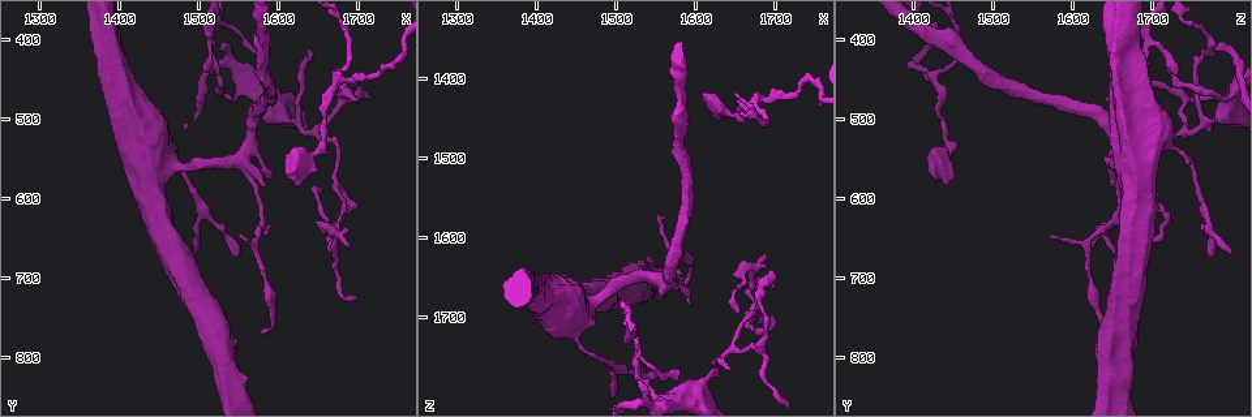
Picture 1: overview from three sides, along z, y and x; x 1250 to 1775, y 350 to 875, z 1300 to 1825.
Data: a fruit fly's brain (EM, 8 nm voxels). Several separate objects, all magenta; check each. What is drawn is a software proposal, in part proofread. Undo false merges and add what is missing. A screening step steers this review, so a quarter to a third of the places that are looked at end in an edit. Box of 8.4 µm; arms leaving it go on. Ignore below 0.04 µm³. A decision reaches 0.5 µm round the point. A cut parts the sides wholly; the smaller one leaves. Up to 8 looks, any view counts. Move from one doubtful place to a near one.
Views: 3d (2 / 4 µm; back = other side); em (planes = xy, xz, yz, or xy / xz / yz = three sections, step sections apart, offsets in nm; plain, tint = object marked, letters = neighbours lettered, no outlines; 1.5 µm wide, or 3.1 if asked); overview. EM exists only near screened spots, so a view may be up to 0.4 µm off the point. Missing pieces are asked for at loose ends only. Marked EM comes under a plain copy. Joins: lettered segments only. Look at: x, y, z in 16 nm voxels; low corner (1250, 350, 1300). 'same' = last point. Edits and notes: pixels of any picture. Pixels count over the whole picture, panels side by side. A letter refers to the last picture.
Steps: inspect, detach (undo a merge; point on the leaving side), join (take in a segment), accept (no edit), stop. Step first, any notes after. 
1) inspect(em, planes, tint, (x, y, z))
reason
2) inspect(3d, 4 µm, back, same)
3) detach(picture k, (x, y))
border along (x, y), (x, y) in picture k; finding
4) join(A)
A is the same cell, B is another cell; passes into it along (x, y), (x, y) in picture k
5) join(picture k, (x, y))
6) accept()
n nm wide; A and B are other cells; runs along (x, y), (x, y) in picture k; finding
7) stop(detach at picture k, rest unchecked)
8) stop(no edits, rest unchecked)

inspect(3d, 4 µm, (1645, 515, 1740))
sudden change in width

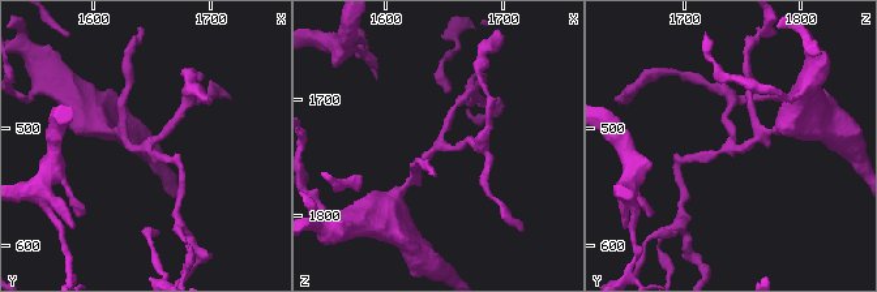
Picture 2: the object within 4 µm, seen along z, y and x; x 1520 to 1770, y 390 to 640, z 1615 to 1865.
inspect(em, yz, step 4, tint, (1646, 514, 1740))
shape alone is not enough

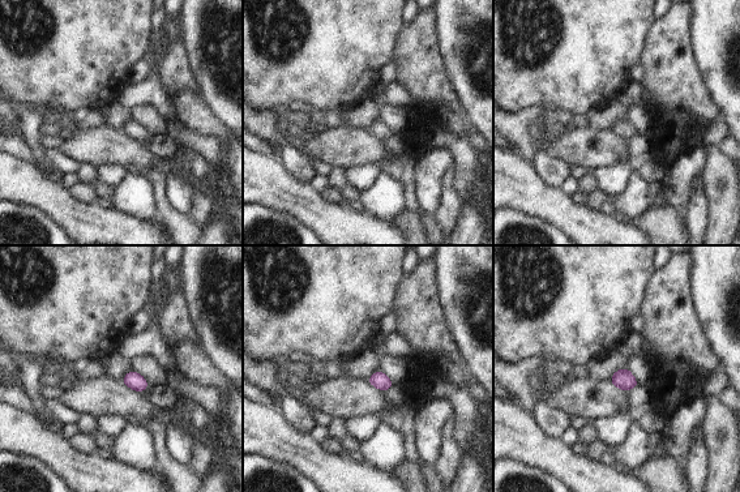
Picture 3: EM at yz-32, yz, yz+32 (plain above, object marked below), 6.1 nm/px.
inspect(em, xz, step 4, letters, same)

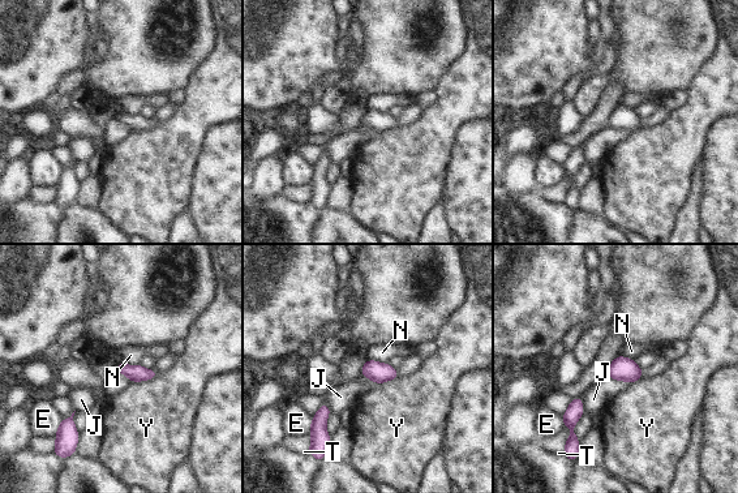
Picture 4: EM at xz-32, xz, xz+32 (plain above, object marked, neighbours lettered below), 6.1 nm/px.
accept()
100 nm wide; E, J, N, T and Y are other cells; border along (118, 361), (132, 365), (138, 364) in picture 4; continuous, no second cell

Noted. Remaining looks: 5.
inspect(3d, 2 µm, (1545, 675, 1770))
tapers out

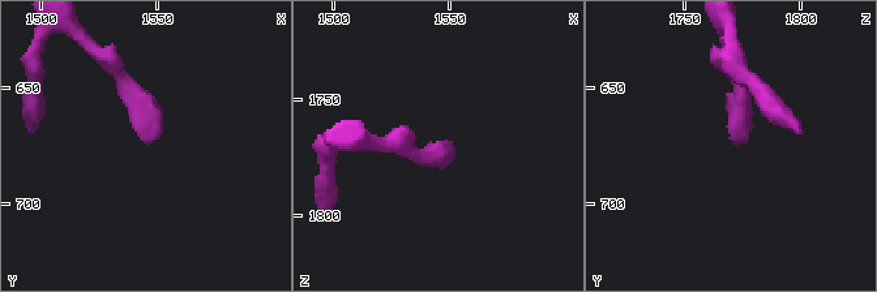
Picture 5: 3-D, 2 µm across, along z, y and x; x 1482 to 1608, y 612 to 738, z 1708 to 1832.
inspect(em, xy, step 4, letters, (1542, 673, 1769))

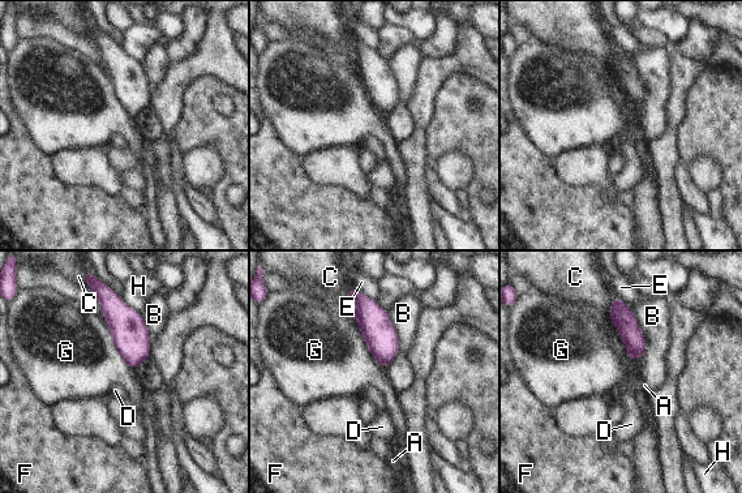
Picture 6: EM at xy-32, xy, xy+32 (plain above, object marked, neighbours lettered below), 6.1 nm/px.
accept()
A, B, C, D, E, F, G and H are other cells; border along (102, 317), (116, 350), (133, 369) in picture 6; no lettered segment goes on from it

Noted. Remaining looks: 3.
inspect(em, planes, letters, (1550, 555, 1650))
thick turns thin

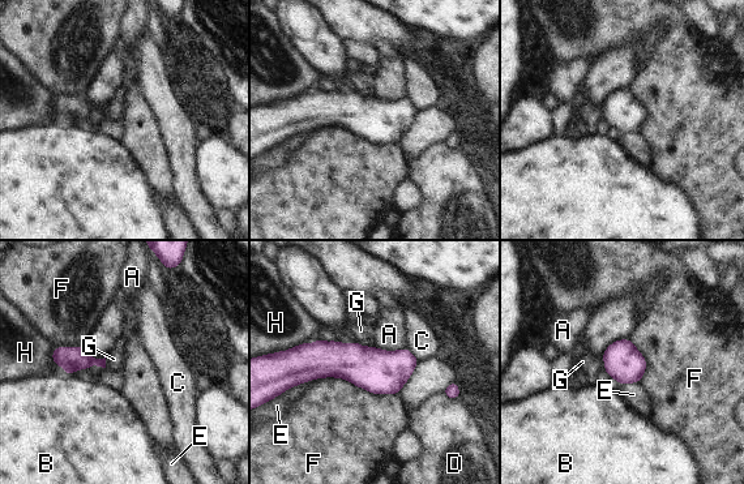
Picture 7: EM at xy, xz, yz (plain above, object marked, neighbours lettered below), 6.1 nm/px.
accept()
240 nm wide; A, B, C, D, E, F, G and H are other cells; continuous, no second cell

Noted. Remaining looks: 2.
stop(no edits, rest unchecked)

